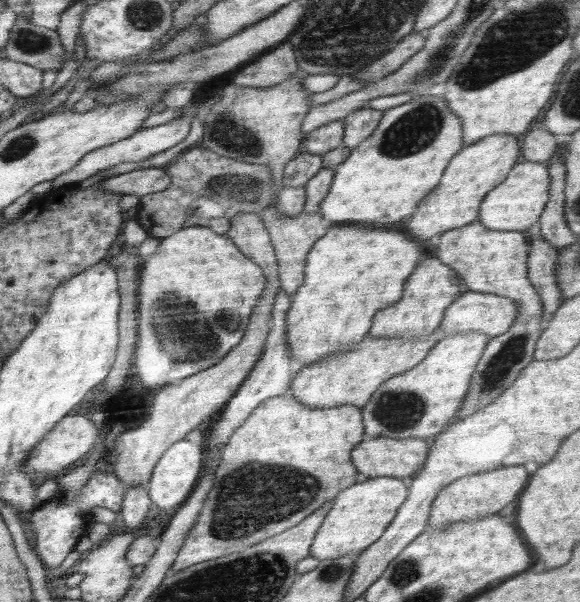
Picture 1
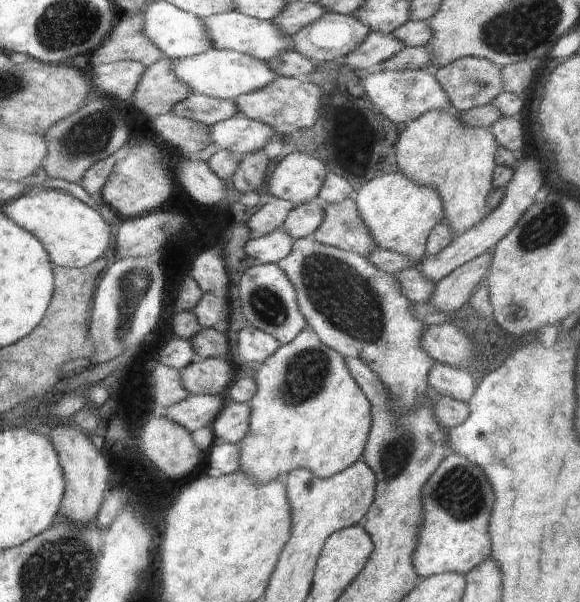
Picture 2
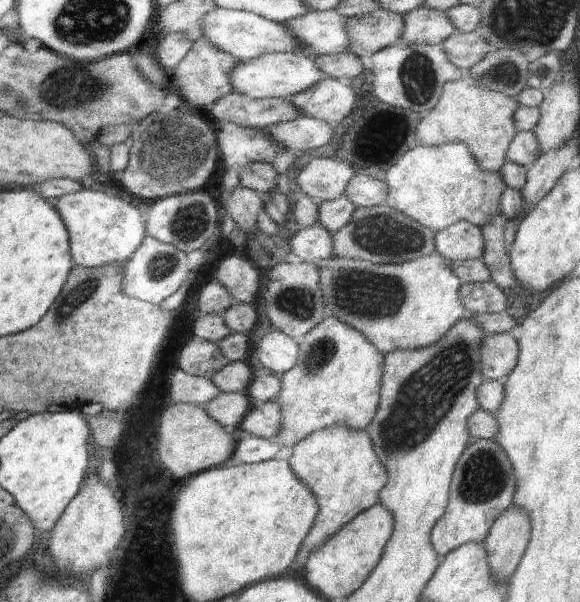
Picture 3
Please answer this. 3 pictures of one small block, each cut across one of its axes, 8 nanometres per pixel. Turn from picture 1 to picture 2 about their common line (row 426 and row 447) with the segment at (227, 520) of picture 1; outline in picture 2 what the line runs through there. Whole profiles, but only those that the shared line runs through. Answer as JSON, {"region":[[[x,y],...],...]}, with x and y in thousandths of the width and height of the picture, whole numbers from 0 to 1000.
{"region":[[[538,545],[517,551],[503,568],[493,573],[483,573],[483,578],[476,581],[450,606],[443,608],[440,615],[431,621],[440,631],[445,641],[441,654],[434,664],[431,664],[431,708],[428,708],[428,718],[424,724],[417,728],[414,738],[414,782],[428,791],[434,791],[445,804],[459,804],[466,797],[490,796],[493,787],[510,781],[510,777],[528,777],[534,784],[541,784],[548,794],[569,794],[583,784],[595,781],[612,771],[624,761],[628,752],[628,741],[634,729],[640,714],[640,673],[634,661],[628,658],[624,648],[614,638],[614,631],[607,628],[603,615],[600,615],[600,601],[593,601],[593,591],[566,578],[559,573],[559,568],[552,568],[552,561],[545,560]]]}

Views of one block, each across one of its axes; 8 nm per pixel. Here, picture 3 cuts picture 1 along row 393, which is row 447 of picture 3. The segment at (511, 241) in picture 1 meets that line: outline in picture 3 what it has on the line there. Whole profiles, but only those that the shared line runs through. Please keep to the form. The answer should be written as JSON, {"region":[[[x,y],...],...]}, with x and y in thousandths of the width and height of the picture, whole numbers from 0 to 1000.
{"region":[[[855,729],[812,731],[783,777],[766,857],[741,887],[741,904],[752,920],[762,927],[797,904],[834,902],[853,864],[884,837],[888,807],[883,771]]]}

